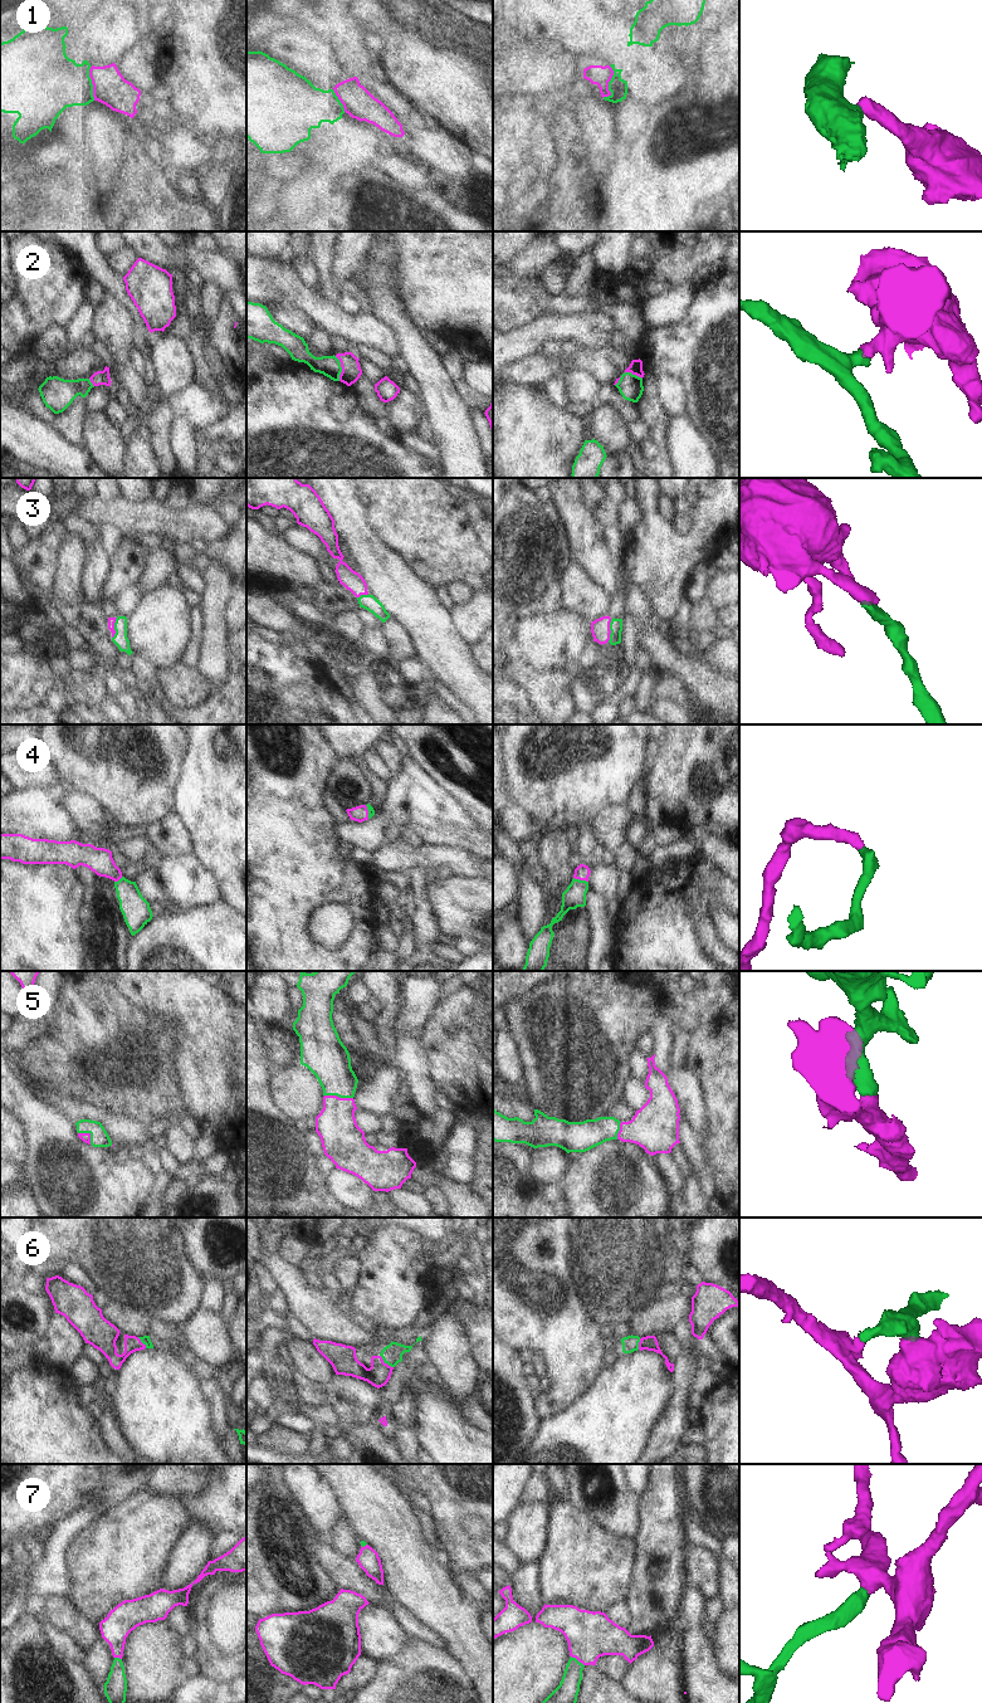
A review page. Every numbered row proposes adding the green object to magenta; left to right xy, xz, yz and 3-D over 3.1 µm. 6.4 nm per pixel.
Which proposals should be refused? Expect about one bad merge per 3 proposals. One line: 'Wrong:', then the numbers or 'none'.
Wrong: 1, 2

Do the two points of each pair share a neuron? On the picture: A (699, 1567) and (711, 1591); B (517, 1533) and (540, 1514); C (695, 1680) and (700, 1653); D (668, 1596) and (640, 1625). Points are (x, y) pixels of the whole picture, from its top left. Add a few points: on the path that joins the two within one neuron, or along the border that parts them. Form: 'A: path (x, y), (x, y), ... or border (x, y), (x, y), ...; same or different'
A: path (704, 1574), (709, 1585); same
B: path (522, 1531), (535, 1518); same
C: path (700, 1674), (700, 1659); same
D: path (665, 1606), (663, 1613), (653, 1613), (650, 1615); same

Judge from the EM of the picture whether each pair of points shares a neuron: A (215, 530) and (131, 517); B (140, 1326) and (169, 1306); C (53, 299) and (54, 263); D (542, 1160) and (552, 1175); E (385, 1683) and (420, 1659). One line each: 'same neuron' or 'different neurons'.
A: same neuron
B: different neurons
C: same neuron
D: same neuron
E: same neuron

